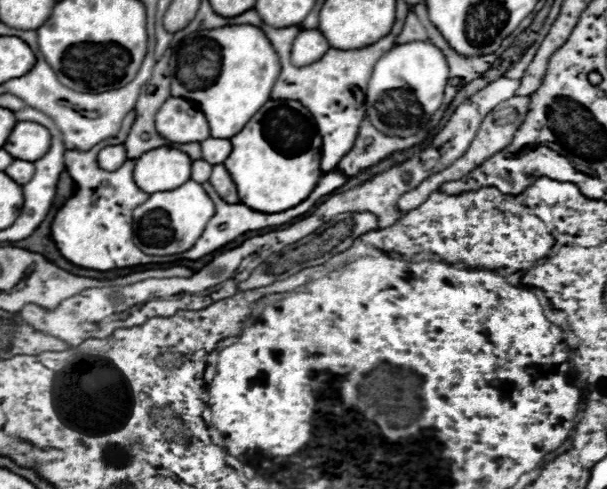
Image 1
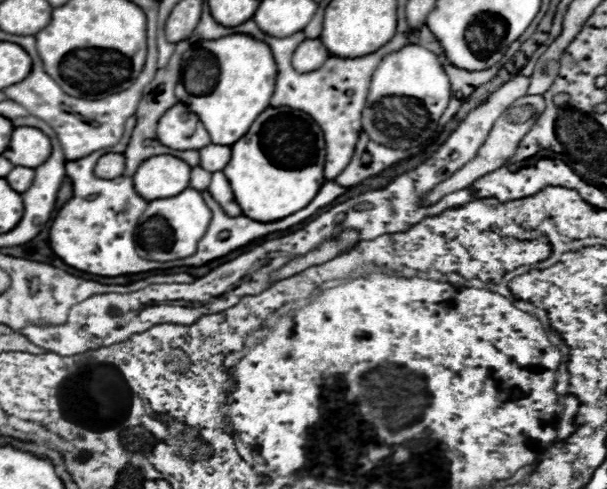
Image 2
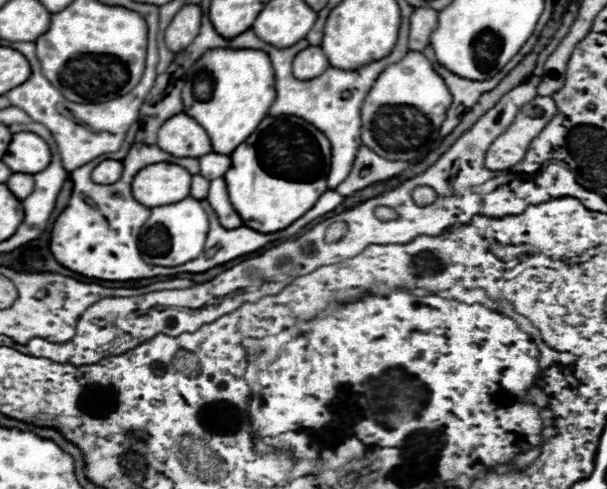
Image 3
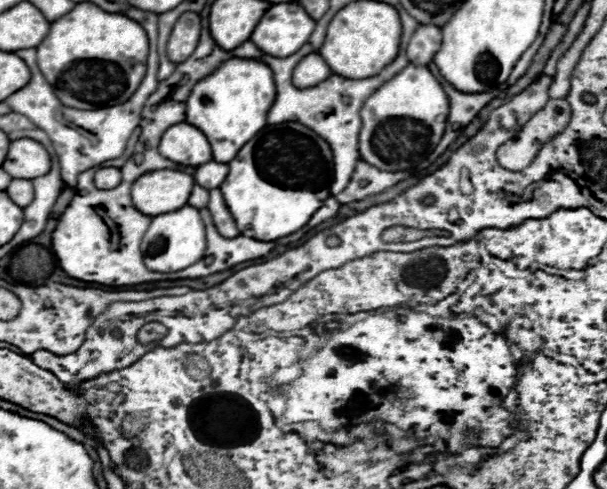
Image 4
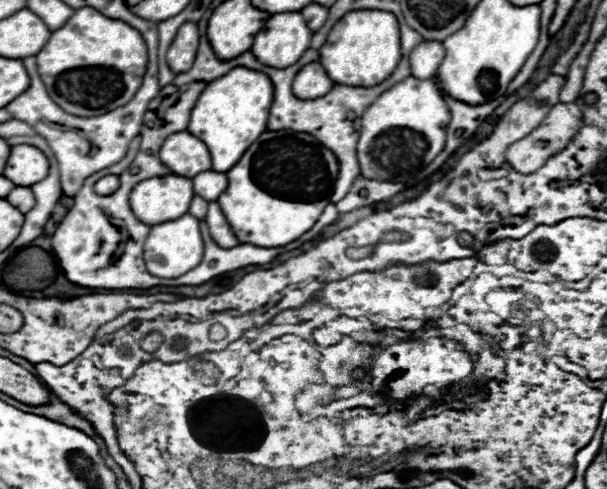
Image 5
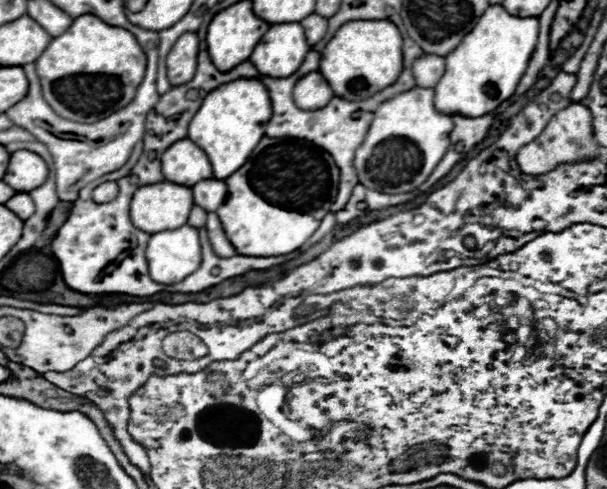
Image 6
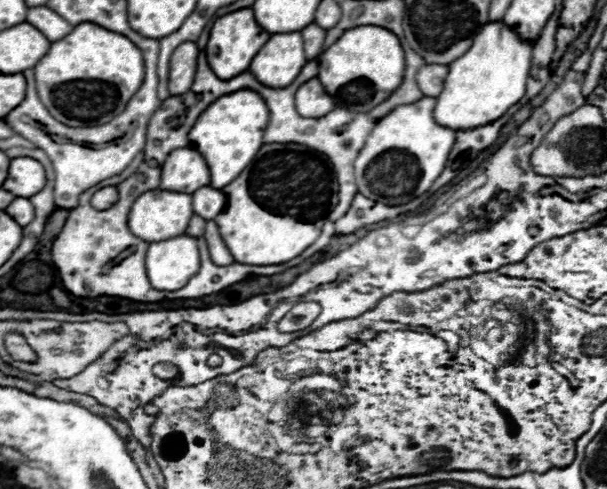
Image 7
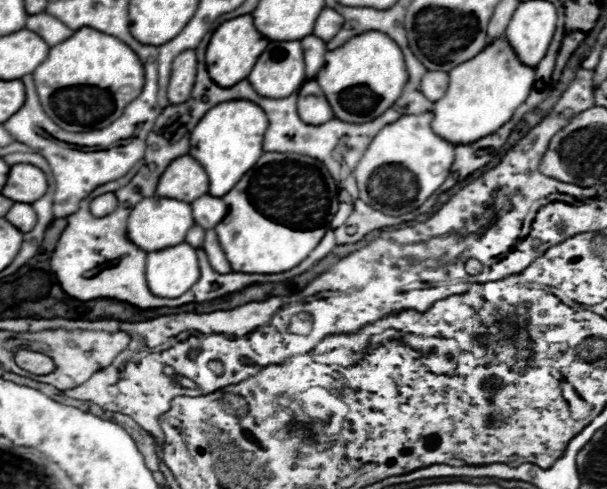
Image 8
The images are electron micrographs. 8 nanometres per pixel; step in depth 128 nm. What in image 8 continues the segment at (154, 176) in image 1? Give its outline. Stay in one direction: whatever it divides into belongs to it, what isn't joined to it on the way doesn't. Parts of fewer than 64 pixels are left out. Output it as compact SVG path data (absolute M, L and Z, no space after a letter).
M150 196L132 208L132 212L128 216L128 238L138 248L142 248L146 252L154 252L154 250L162 250L162 248L176 246L176 244L184 242L186 232L190 230L192 224L194 224L192 206L188 202Z

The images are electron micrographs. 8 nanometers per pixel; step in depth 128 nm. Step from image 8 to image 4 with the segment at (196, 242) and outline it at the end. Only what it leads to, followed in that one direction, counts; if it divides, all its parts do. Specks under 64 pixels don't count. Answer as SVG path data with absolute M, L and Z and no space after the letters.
M194 184L194 190L192 190L190 198L188 198L188 204L196 206L196 208L204 208L208 204L208 192L206 192L206 188Z

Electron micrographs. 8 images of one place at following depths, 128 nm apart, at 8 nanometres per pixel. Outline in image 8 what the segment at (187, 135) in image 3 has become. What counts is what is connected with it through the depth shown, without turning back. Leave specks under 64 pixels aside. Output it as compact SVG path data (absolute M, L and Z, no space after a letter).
M188 154L170 162L156 188L156 196L176 198L190 204L194 202L194 198L200 198L206 192L208 192L208 174Z

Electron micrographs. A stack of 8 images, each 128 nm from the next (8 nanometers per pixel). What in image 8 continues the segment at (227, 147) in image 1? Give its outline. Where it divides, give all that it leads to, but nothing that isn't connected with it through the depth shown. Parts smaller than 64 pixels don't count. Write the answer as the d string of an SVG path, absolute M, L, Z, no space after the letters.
M204 194L202 198L192 202L192 214L194 222L200 224L204 230L214 228L228 212L228 206L222 198L210 198L210 194Z

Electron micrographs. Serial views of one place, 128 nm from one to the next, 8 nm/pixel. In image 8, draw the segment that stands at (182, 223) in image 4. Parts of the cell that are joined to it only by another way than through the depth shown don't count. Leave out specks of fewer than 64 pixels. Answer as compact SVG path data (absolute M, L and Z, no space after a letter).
M188 242L150 252L146 258L146 282L160 298L178 298L196 284L200 276L196 248Z

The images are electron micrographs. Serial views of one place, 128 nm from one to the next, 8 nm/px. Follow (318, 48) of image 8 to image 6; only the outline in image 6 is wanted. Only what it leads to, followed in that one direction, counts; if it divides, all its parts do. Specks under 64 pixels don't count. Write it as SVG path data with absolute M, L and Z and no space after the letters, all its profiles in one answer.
M316 12L310 14L310 16L306 16L300 24L304 26L306 40L308 40L310 46L314 46L314 44L316 44L316 42L326 34L326 28L328 28L328 20L326 20L324 16L316 14Z

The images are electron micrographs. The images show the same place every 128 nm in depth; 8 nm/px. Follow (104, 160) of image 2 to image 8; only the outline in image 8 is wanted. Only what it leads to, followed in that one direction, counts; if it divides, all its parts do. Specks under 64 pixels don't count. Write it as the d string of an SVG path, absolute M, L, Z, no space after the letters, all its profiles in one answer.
M106 192L90 202L90 212L92 212L92 216L106 216L106 214L114 212L116 206L118 206L118 200L116 200L114 192Z

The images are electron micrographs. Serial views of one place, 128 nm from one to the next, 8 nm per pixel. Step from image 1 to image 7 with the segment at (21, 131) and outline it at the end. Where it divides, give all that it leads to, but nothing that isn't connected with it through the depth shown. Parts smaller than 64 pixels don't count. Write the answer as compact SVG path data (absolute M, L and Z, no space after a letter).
M18 156L10 160L10 170L8 178L2 184L4 190L10 190L14 196L30 198L36 192L40 192L46 184L46 174L44 166L28 156Z

